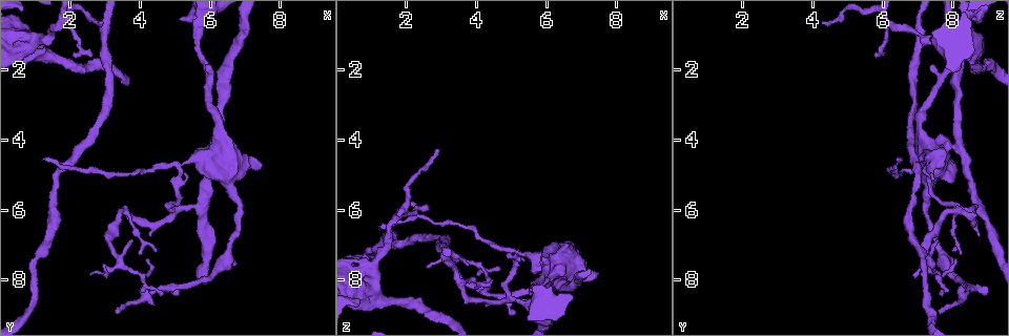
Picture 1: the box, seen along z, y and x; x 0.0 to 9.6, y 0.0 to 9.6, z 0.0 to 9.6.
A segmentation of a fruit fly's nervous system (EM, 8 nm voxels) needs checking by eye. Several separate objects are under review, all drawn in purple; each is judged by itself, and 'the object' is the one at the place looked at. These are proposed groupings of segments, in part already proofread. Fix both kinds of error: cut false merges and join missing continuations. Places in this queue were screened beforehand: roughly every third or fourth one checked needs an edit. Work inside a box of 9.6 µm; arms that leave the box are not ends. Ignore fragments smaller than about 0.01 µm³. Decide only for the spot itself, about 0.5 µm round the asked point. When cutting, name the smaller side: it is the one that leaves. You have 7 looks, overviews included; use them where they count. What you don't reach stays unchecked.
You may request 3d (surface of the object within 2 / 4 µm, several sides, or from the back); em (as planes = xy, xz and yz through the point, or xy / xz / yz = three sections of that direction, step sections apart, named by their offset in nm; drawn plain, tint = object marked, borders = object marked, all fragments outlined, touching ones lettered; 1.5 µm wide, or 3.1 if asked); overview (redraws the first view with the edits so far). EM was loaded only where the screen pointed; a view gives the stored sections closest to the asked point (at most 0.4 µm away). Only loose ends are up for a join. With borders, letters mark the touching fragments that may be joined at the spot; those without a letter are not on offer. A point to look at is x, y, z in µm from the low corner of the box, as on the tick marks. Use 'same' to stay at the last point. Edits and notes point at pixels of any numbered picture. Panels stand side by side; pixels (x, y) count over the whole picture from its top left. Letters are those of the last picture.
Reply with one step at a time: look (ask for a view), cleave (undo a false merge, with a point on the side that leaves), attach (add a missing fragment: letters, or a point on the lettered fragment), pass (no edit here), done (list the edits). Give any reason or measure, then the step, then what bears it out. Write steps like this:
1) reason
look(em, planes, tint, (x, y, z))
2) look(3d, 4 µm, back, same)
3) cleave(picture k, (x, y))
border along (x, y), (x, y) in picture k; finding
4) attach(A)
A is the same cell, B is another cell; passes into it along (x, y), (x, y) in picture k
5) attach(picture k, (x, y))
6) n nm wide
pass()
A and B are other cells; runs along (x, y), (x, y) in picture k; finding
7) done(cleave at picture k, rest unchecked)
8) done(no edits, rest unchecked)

sudden change in width
look(3d, 2 µm, (1.25, 1.15, 7.35))

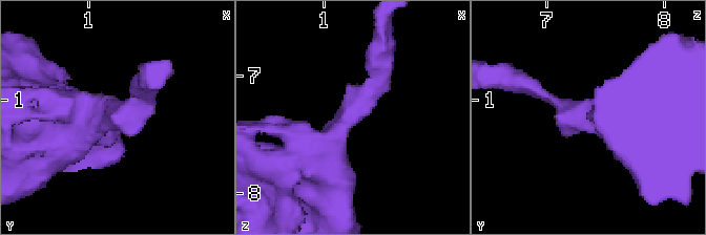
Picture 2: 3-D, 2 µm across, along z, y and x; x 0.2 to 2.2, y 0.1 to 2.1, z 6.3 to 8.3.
arms of 190, 420 nm; need the tissue
look(em, planes, tint, (1.24, 1.14, 7.32))

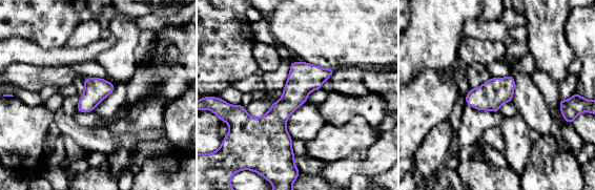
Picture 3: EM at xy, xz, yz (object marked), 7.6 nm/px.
see the neighbours
look(em, planes, borders, same)

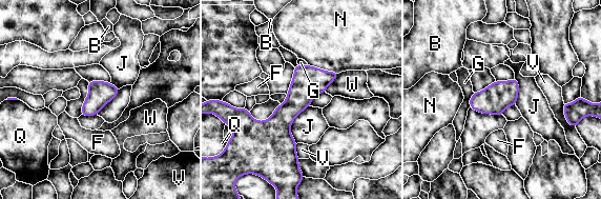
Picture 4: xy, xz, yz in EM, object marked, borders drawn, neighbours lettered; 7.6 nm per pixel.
180 nm wide
pass()
B, F, G, J, N, Q, V and W are other cells; border along (309, 105), (291, 124), (296, 143) in picture 4; continuous, no second neuron

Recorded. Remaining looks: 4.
tapers out
look(em, xy, step 4, plain, (2.15, 1.60, 5.80))

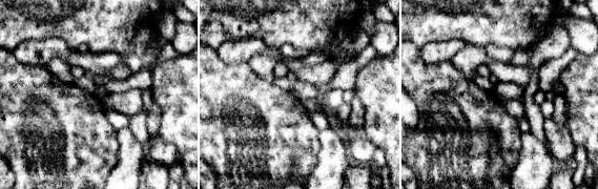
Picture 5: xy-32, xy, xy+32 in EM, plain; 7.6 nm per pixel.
see the neighbours
look(em, xy, step 4, borders, same)

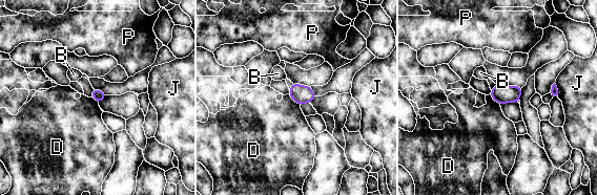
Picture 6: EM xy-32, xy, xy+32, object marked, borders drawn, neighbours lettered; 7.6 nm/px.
pass()
B, D, J and P are other cells; border along (288, 94), (300, 106) in picture 6; none of them fits

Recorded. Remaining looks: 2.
free end
look(3d, 2 µm, (3.05, 7.80, 6.85))

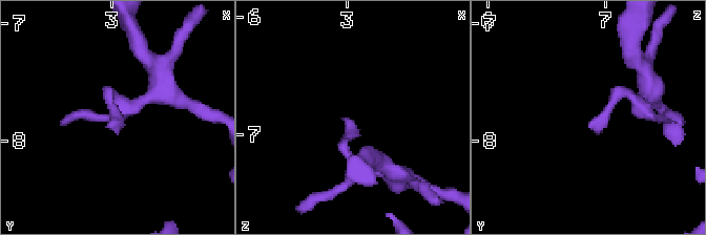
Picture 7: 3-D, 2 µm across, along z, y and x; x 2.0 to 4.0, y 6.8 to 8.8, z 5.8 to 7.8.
look(em, planes, borders, (2.98, 7.84, 6.84))

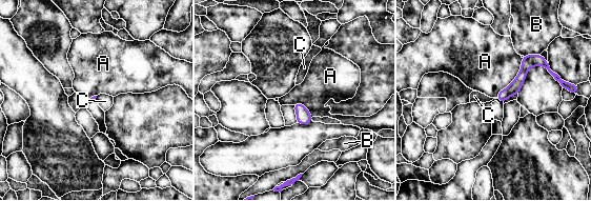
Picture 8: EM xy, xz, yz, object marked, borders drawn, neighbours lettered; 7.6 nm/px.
pass()
A, B and C are other cells; runs along (543, 61), (531, 61), (500, 97) in picture 8; no lettered fragment goes on from it

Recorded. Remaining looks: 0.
done(no edits, rest unchecked)

